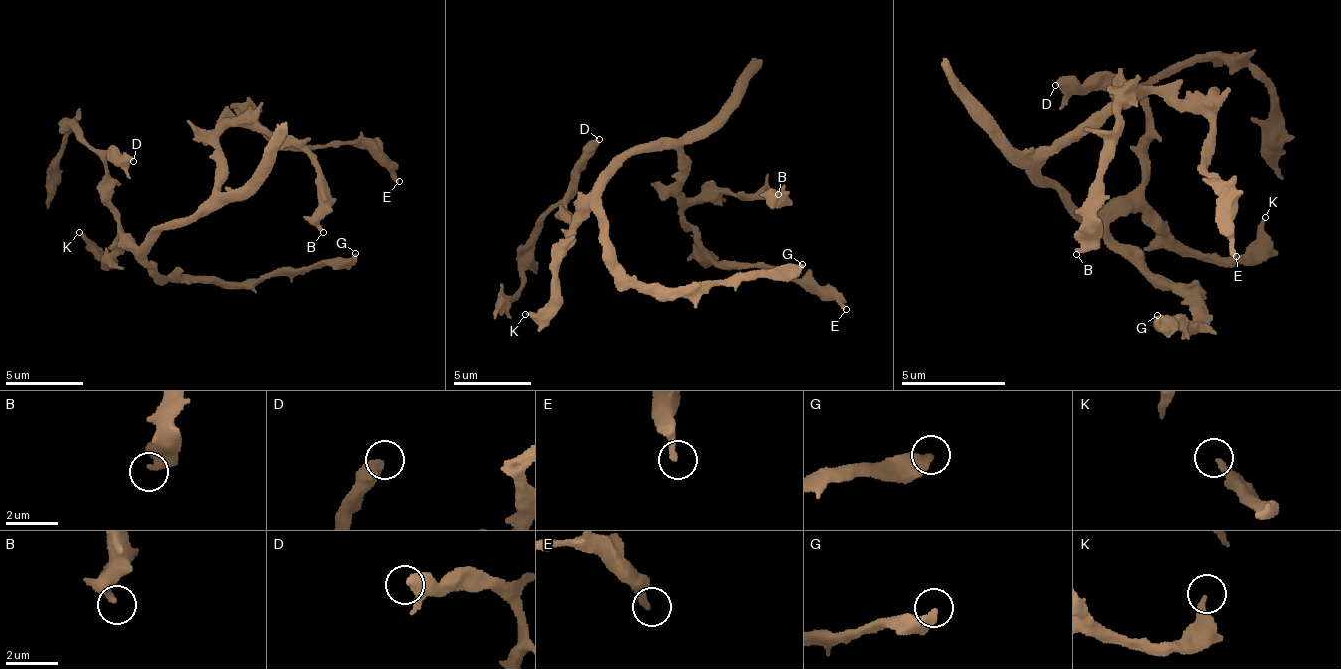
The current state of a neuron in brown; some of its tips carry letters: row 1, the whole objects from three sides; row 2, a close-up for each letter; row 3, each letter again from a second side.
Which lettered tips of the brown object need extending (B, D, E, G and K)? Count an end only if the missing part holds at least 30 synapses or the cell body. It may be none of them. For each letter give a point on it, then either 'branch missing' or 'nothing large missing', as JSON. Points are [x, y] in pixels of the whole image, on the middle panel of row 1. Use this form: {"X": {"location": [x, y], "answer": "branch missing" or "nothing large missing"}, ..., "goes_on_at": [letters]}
{"B": {"location": [778, 194], "answer": "nothing large missing"}, "D": {"location": [599, 139], "answer": "nothing large missing"}, "E": {"location": [846, 309], "answer": "nothing large missing"}, "G": {"location": [802, 264], "answer": "nothing large missing"}, "K": {"location": [525, 314], "answer": "nothing large missing"}, "goes_on_at": []}

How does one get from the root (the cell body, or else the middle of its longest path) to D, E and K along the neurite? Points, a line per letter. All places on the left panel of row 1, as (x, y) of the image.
D: (176, 227), (142, 246), (118, 229), (106, 160), (113, 155), (111, 161), (126, 166), (133, 161)
E: (176, 227), (187, 223), (215, 191), (222, 121), (243, 115), (280, 141), (291, 145), (359, 144), (399, 181)
K: (176, 227), (168, 226), (142, 246), (130, 235), (123, 241), (124, 249), (103, 264), (105, 260), (79, 232)

